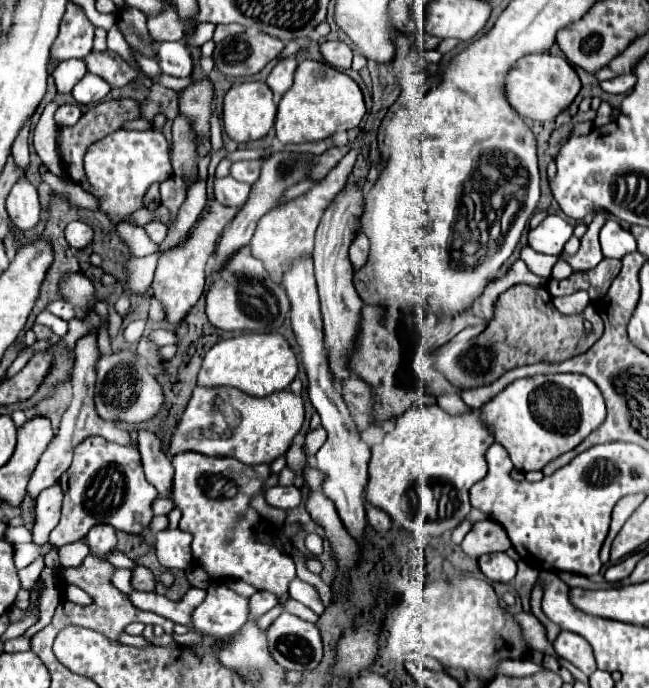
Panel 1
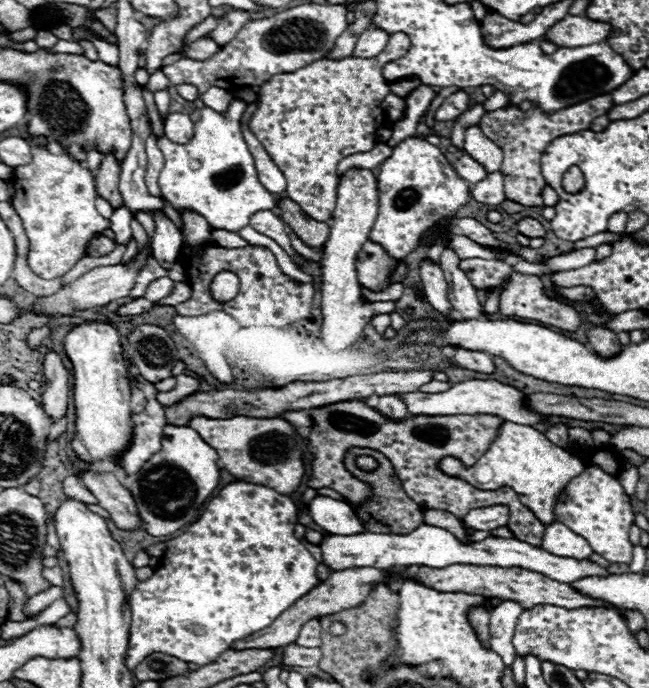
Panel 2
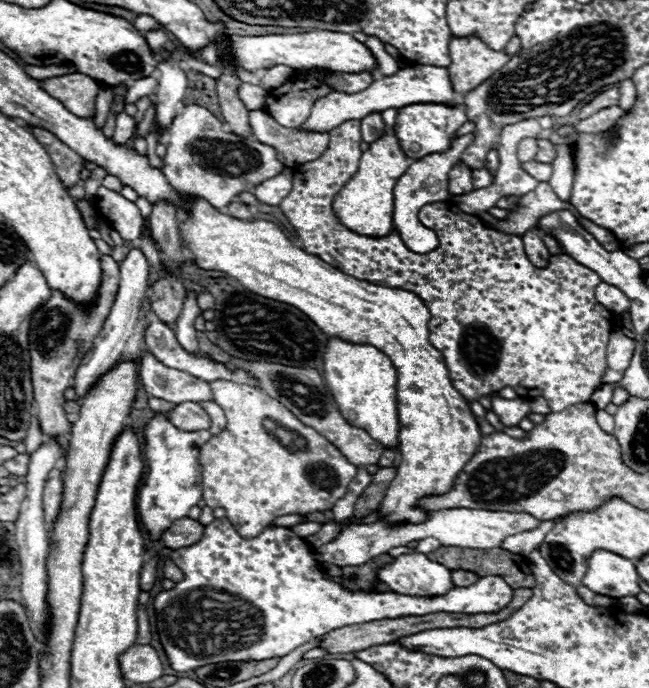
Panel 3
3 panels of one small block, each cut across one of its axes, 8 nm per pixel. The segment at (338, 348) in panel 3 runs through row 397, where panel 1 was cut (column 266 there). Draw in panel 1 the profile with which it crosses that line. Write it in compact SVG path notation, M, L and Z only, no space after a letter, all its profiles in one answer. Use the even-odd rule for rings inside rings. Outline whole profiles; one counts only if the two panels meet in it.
M246 332L214 344L202 362L198 384L202 386L236 386L250 396L270 396L272 392L286 390L298 374L298 358L282 334L254 334Z

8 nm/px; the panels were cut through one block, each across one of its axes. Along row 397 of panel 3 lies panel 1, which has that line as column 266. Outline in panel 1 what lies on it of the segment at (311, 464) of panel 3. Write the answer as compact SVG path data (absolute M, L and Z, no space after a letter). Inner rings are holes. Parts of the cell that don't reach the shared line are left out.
M352 146L350 152L344 156L344 160L336 168L332 168L328 172L328 176L320 184L310 188L306 194L272 208L268 214L264 214L260 218L260 222L256 226L256 232L252 236L252 242L250 242L250 250L252 250L254 258L260 258L264 262L264 266L270 272L272 280L276 280L278 284L282 280L282 272L286 270L286 264L292 258L312 252L312 248L314 248L314 232L316 232L316 228L320 224L320 218L322 218L324 210L334 202L334 198L342 192L342 186L346 186L346 182L348 182L348 178L352 174L352 166L356 162L358 152L360 152L360 148Z

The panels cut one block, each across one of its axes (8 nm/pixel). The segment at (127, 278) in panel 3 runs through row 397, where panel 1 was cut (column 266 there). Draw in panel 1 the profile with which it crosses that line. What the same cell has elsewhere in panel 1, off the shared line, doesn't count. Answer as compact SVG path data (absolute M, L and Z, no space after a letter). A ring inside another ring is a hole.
M286 58L286 60L282 60L280 64L276 64L274 70L268 74L266 84L268 84L270 90L274 92L274 102L276 102L276 104L278 104L278 100L280 100L280 96L292 86L296 66L298 66L298 62L296 62L294 58Z

